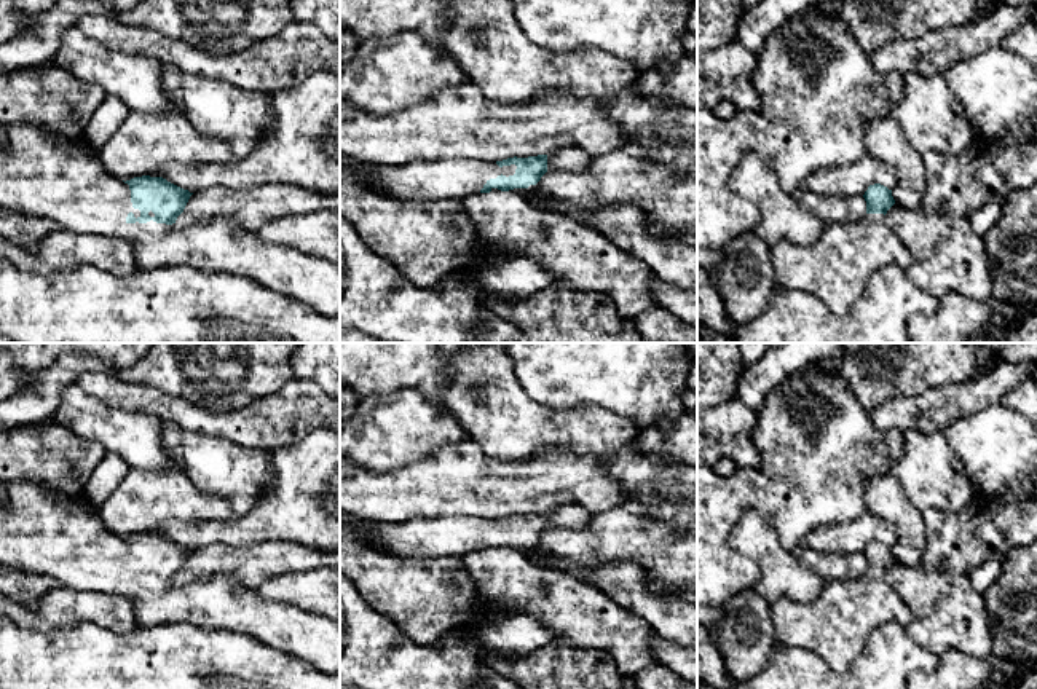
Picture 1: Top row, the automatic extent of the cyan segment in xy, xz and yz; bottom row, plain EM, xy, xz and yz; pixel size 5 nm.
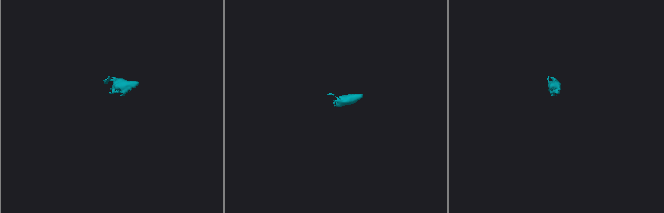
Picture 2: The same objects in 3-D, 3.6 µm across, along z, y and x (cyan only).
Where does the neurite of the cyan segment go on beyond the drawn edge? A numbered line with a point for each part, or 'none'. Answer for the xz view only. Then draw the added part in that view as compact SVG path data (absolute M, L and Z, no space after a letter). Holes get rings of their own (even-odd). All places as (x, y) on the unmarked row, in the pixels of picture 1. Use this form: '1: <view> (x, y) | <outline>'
1: xz (573, 517) | M562 504L547 512L547 528L579 531L589 525L592 514L578 504Z
2: xz (441, 538) | M467 515L420 517L404 523L372 523L354 520L351 526L369 539L369 544L399 557L416 560L448 560L479 552L490 536L514 533L517 523L499 525L496 518Z

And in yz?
1: yz (835, 626) | M884 571L825 581L822 593L807 603L782 596L771 604L771 616L777 641L817 654L836 673L854 665L877 627L913 620Z

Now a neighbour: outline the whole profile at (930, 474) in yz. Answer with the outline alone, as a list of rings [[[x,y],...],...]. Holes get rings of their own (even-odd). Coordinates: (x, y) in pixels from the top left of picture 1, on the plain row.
[[[909,429],[903,432],[903,439],[905,455],[892,466],[890,474],[921,512],[957,512],[976,498],[962,461],[943,432]]]

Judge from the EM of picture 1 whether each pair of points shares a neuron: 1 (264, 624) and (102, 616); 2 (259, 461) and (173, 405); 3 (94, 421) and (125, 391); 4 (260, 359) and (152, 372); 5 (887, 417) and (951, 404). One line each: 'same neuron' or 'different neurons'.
1: different neurons
2: different neurons
3: different neurons
4: same neuron
5: same neuron

